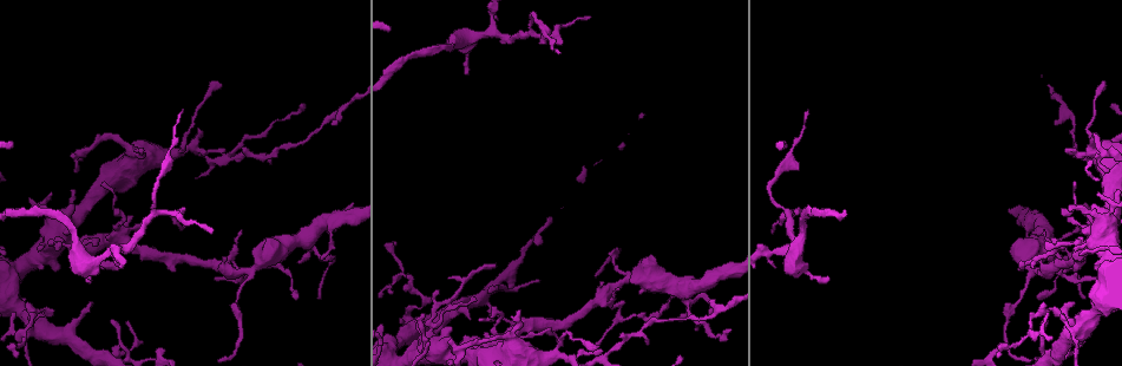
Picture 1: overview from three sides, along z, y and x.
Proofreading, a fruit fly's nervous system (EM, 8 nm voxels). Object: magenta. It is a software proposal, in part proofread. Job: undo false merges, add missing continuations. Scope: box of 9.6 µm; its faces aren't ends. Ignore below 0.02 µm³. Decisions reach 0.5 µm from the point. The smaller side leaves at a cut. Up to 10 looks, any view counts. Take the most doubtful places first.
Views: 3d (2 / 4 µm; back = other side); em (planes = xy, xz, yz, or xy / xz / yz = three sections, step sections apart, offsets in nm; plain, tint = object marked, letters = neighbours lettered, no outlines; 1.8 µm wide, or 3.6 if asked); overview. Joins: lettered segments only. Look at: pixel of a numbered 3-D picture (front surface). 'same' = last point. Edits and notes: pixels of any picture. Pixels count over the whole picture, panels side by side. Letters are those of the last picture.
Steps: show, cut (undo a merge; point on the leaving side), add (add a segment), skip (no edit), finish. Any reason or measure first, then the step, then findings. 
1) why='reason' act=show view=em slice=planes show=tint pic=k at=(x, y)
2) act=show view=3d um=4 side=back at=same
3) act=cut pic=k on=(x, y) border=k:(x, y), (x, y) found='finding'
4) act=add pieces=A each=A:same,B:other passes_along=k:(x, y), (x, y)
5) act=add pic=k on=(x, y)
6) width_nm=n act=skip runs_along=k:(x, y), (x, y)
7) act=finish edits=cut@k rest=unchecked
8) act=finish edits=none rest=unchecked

why='three arms meet' act=show view=em slice=planes show=tint pic=1 at=(496, 344)

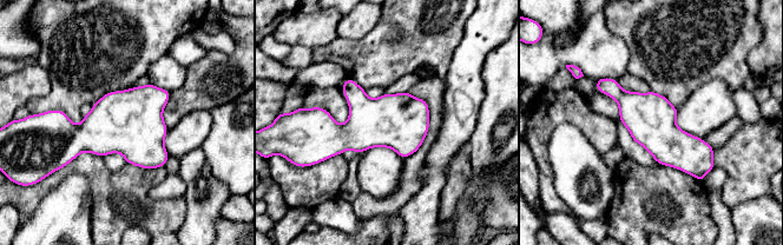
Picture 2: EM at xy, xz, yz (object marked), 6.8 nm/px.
act=show view=em slice=planes show=letters at=same

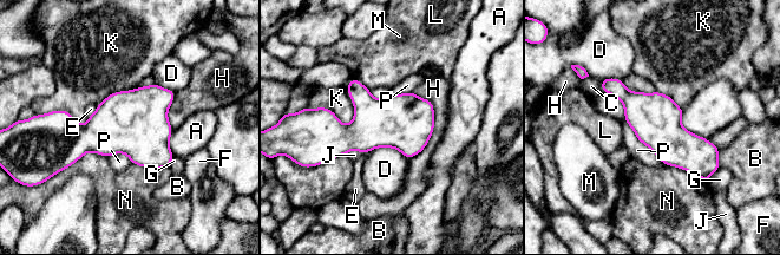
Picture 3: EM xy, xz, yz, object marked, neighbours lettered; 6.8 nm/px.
width_nm=340 act=skip each=A:other,B:other,C:other,D:other,E:other,F:other,G:other,H:other,J:other,K:other,L:other,M:other,N:other,P:other border=3:(624, 121), (636, 138), (664, 164) found='continuous, no second neuron'

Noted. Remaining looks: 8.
why='calibre changes' act=show view=em slice=planes show=tint pic=1 at=(797, 246)

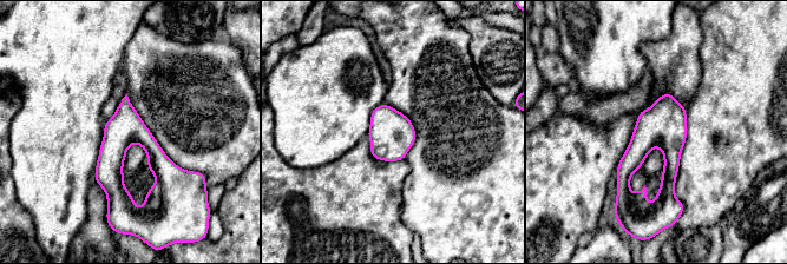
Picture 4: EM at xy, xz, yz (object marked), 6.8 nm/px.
act=show view=em slice=planes show=letters at=same

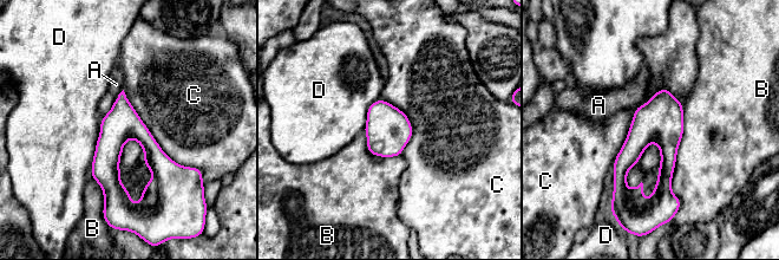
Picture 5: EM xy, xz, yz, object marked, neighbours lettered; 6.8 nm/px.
longest_contact=C:750nm act=skip each=A:other,B:other,C:other,D:other runs_along=5:(122, 96), (110, 143), (119, 199) found='one neuron here'

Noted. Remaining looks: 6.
why='sudden change in width' act=show view=3d um=2 pic=1 at=(306, 236)

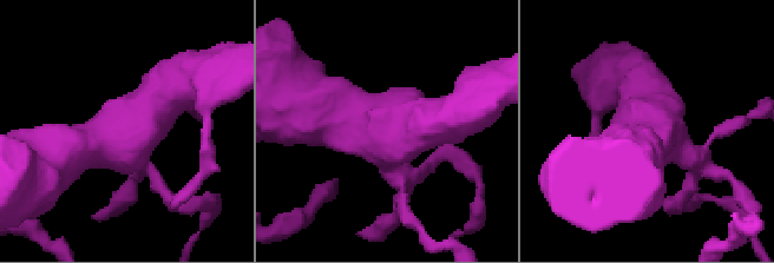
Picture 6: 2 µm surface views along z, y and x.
act=show view=em slice=planes show=letters pic=6 at=(119, 137)

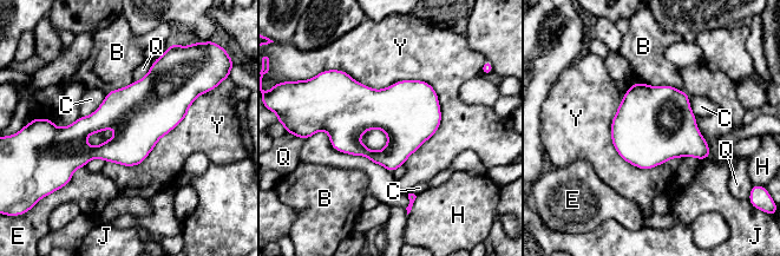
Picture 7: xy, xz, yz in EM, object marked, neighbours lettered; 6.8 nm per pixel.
width_nm=420 act=skip each=B:other,C:other,E:other,H:other,J:other,Q:other,Y:other found='continuous, no second neuron'

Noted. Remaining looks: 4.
why='sudden change in width' act=show view=em slice=planes show=letters pic=1 at=(1068, 243)

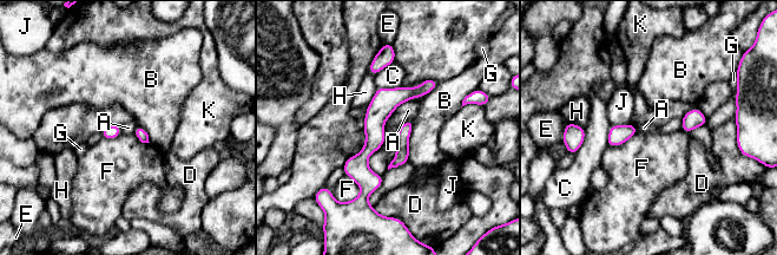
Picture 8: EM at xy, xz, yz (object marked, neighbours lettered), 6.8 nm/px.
longest_contact=B:280nm act=skip each=A:other,B:other,C:other,D:other,E:other,F:other,G:other,H:other,J:other,K:other found='continuous, no second neuron'

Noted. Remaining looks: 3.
act=finish edits=none rest=unchecked

